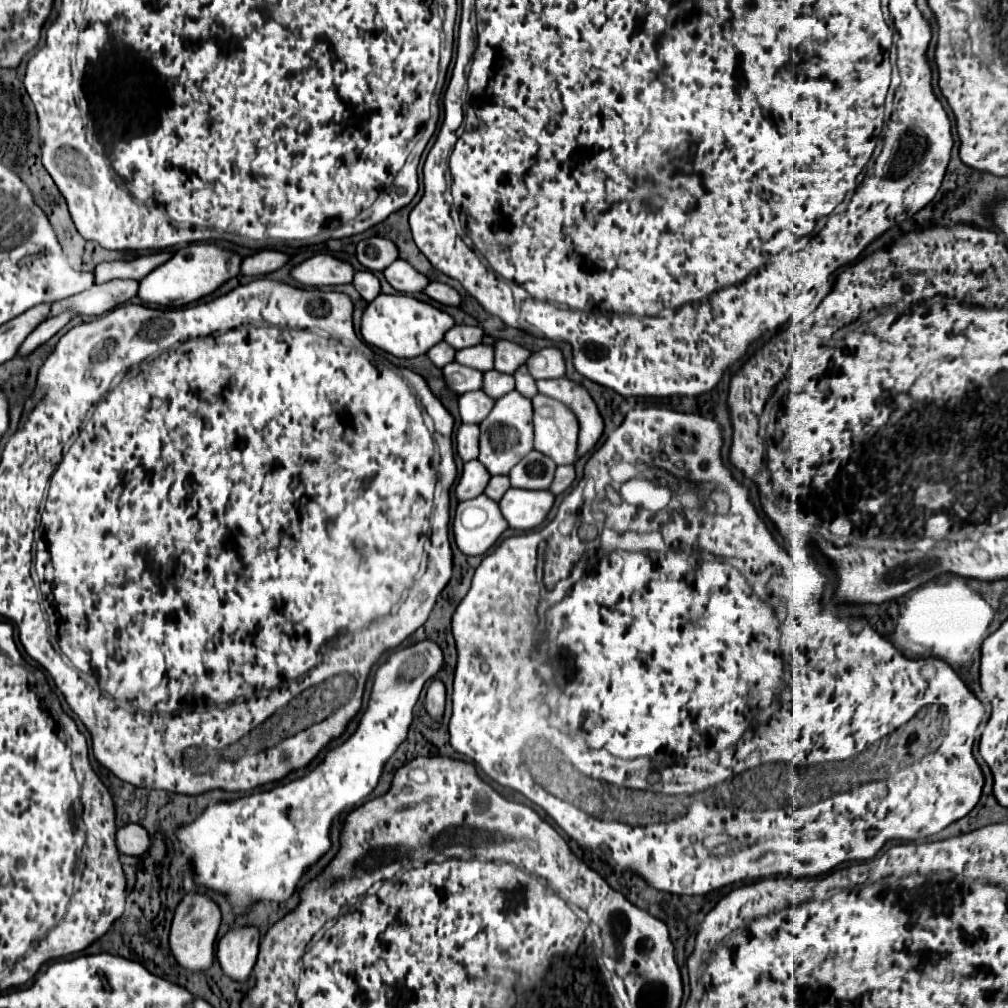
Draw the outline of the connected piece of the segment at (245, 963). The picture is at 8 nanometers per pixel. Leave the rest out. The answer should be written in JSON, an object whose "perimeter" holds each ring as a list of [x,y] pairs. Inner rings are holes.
{"perimeter":[[[257,926],[231,928],[217,944],[217,958],[227,976],[245,982],[255,966],[259,950]]]}

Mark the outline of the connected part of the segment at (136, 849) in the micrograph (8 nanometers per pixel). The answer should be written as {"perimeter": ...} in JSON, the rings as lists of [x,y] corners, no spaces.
{"perimeter":[[[127,824],[117,832],[117,846],[121,854],[141,856],[151,848],[151,838],[143,826]]]}

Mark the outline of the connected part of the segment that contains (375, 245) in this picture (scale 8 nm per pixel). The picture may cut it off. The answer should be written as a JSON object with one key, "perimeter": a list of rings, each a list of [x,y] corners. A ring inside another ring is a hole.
{"perimeter":[[[367,238],[357,244],[357,260],[371,272],[383,272],[397,258],[399,250],[387,238]]]}

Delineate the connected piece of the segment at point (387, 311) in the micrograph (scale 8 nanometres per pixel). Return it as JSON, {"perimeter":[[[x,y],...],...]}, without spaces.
{"perimeter":[[[379,294],[363,312],[361,334],[367,344],[377,346],[397,358],[415,358],[427,354],[429,348],[445,338],[445,332],[455,326],[453,316],[439,308],[421,302],[407,294]]]}

